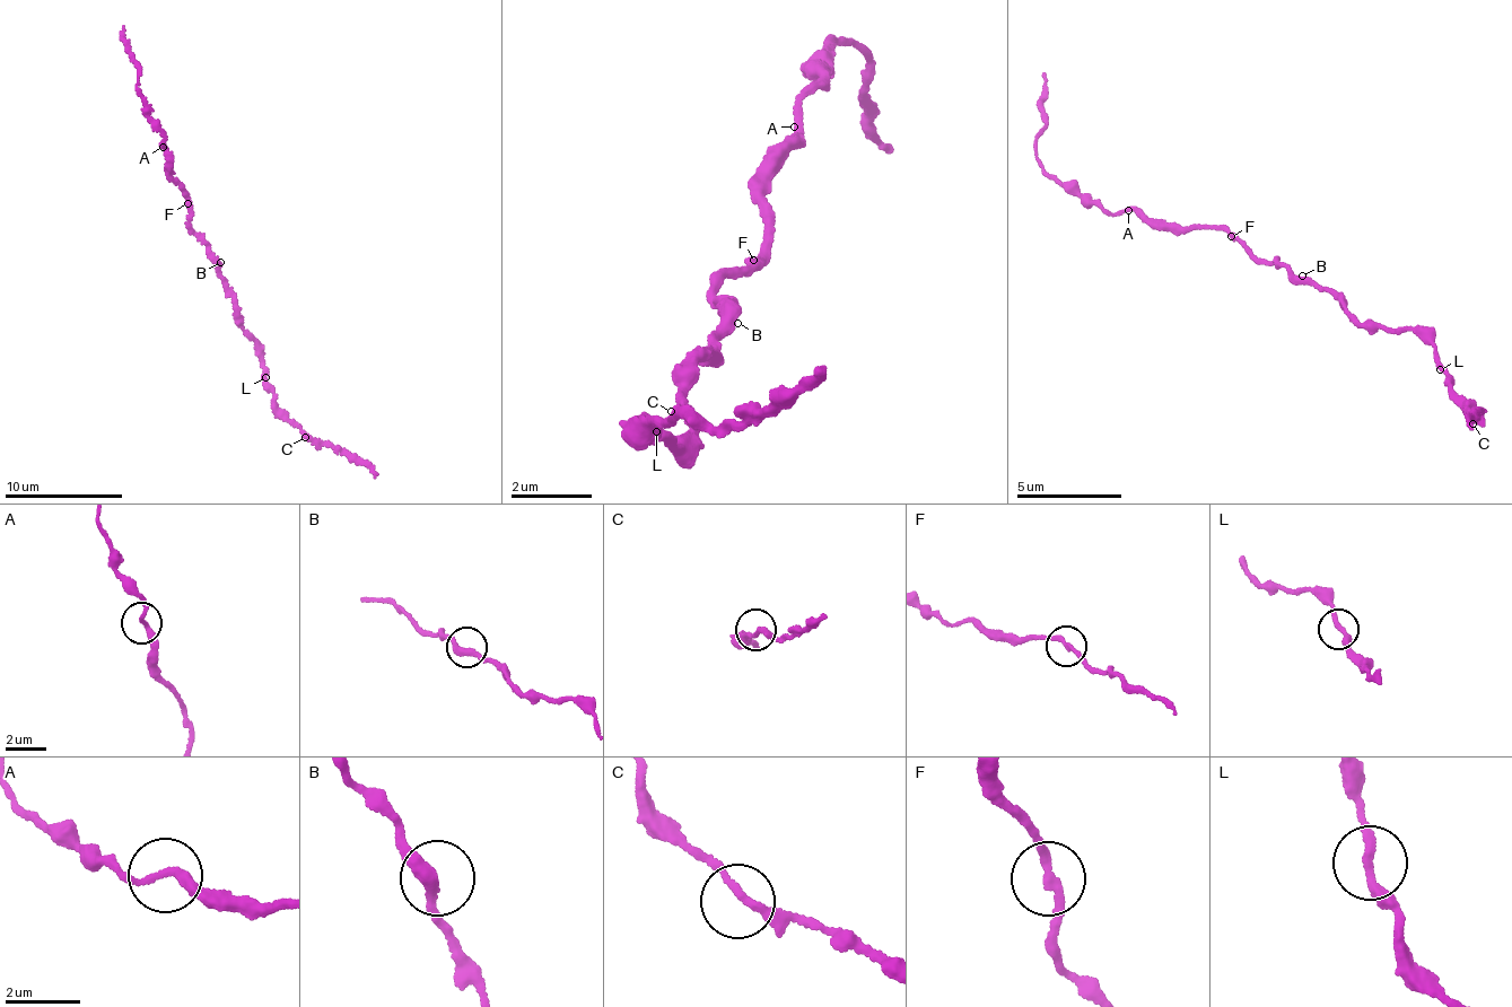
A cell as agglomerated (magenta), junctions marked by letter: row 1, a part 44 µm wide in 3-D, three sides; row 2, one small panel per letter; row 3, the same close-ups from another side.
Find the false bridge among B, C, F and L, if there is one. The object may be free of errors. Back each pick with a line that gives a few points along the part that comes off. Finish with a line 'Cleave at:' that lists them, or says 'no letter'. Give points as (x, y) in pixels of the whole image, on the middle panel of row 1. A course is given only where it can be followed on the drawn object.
Cleave at: no letter

